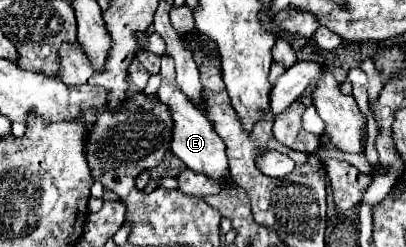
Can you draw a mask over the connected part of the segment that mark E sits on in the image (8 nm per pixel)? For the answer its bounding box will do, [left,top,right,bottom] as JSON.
[156,56,234,188]

